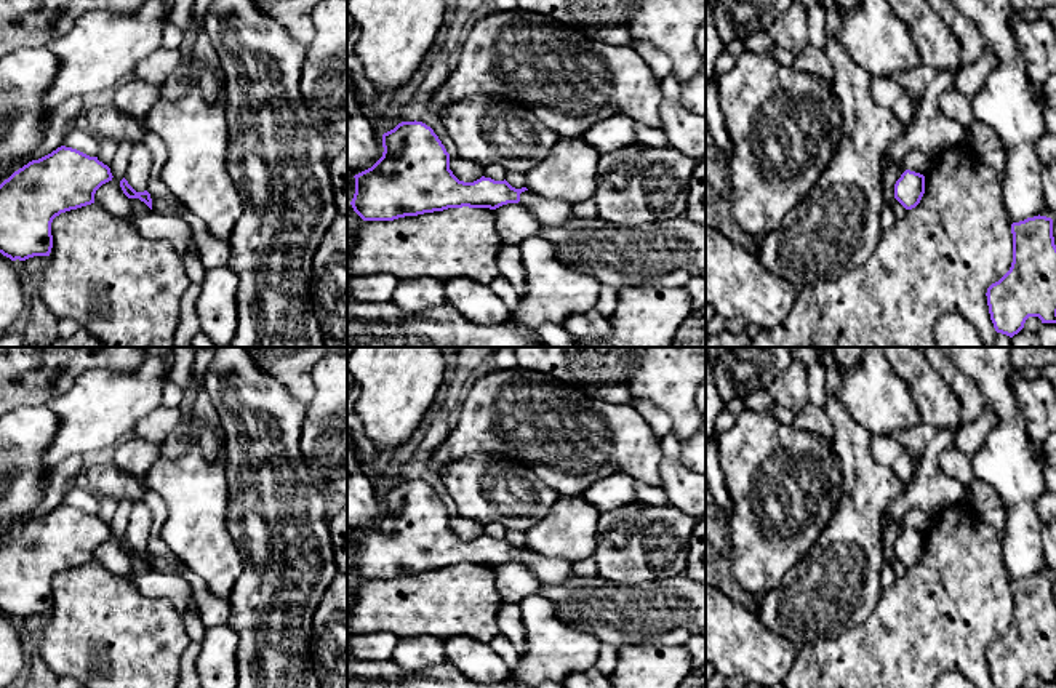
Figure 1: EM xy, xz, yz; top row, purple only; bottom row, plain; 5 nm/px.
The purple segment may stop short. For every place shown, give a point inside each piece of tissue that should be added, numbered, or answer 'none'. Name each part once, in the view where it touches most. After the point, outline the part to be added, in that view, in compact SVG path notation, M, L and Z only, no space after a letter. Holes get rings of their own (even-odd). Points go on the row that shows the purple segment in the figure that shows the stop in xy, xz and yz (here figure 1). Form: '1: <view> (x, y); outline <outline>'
none

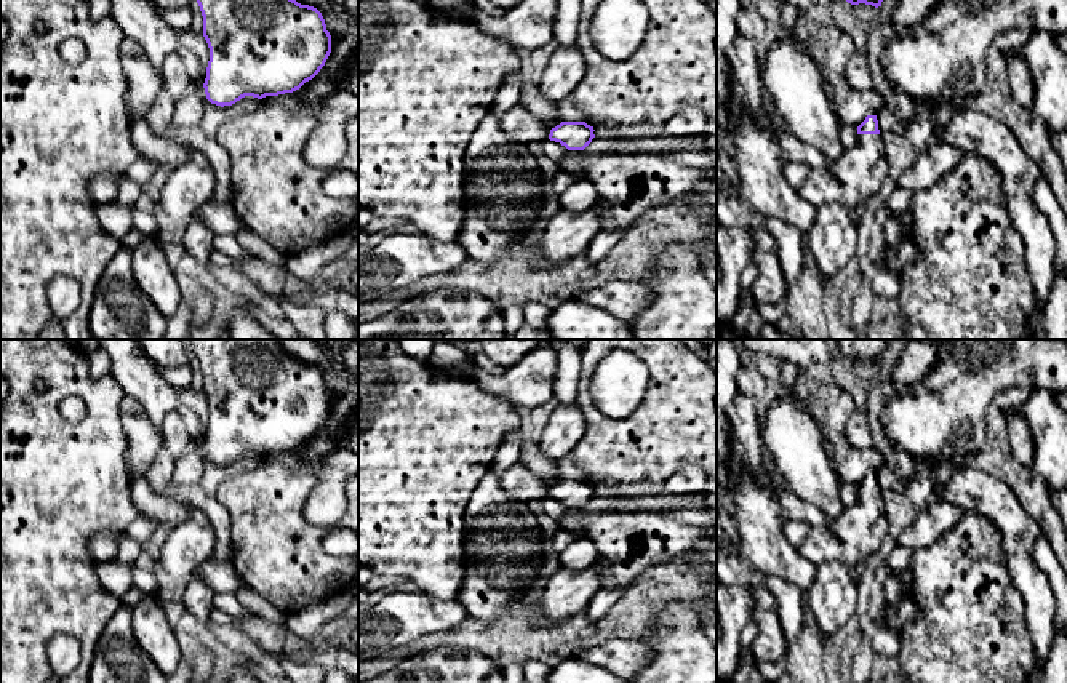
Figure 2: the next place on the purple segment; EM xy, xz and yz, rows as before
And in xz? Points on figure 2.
none

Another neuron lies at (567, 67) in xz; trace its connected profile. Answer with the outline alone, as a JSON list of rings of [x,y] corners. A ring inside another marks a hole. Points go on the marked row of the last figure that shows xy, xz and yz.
[[[577,43],[560,46],[552,54],[537,78],[541,98],[557,104],[571,98],[574,88],[584,80],[587,64]]]

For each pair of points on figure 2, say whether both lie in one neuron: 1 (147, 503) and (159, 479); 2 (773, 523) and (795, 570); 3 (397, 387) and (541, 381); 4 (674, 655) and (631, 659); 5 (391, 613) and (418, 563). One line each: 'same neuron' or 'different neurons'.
1: different neurons
2: same neuron
3: different neurons
4: different neurons
5: different neurons

